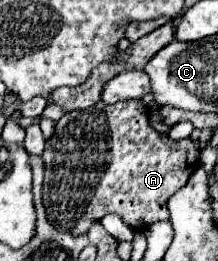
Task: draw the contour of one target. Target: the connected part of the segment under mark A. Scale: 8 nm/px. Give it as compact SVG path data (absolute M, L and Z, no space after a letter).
M130 99L114 105L96 103L84 111L72 111L64 115L56 125L52 137L44 149L44 187L42 199L46 217L54 227L72 235L88 233L88 227L108 213L120 215L120 219L134 231L144 231L156 221L168 219L168 199L188 181L188 177L200 165L198 153L190 139L172 141L166 135L156 133L148 125L148 111L140 99Z

